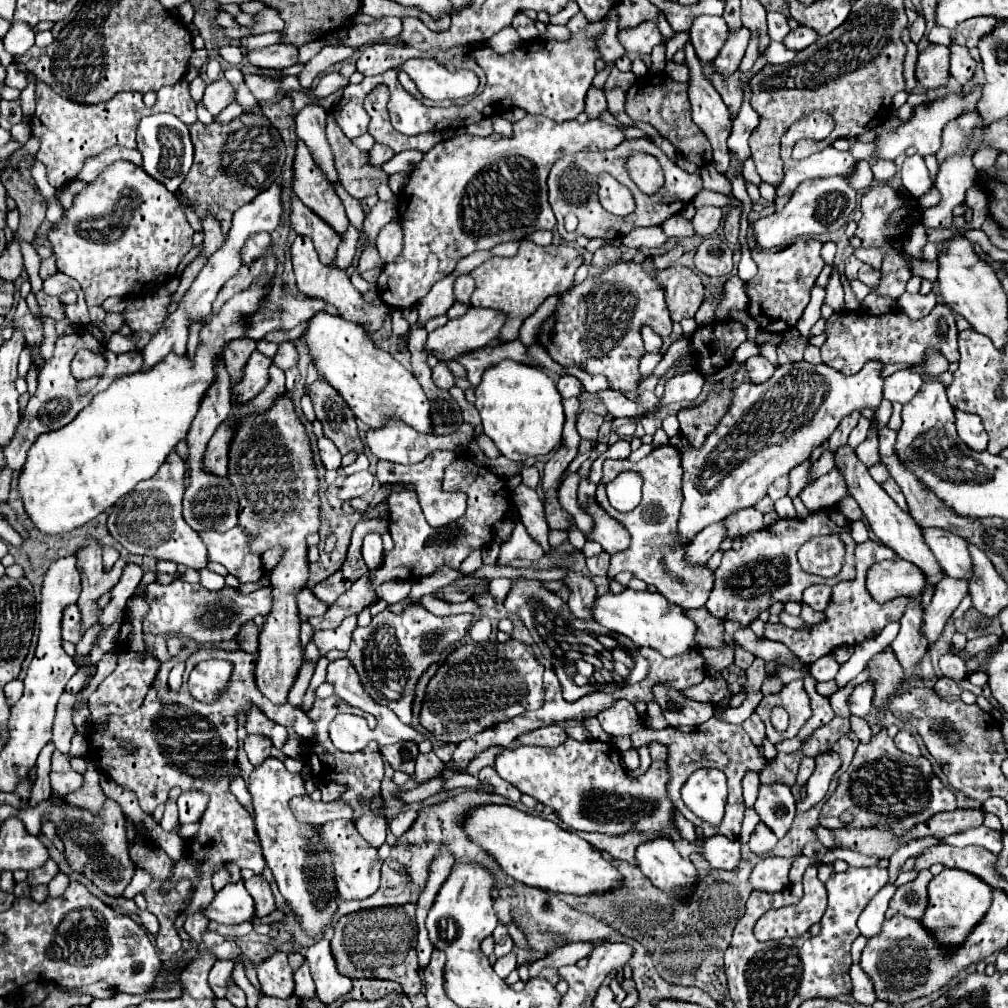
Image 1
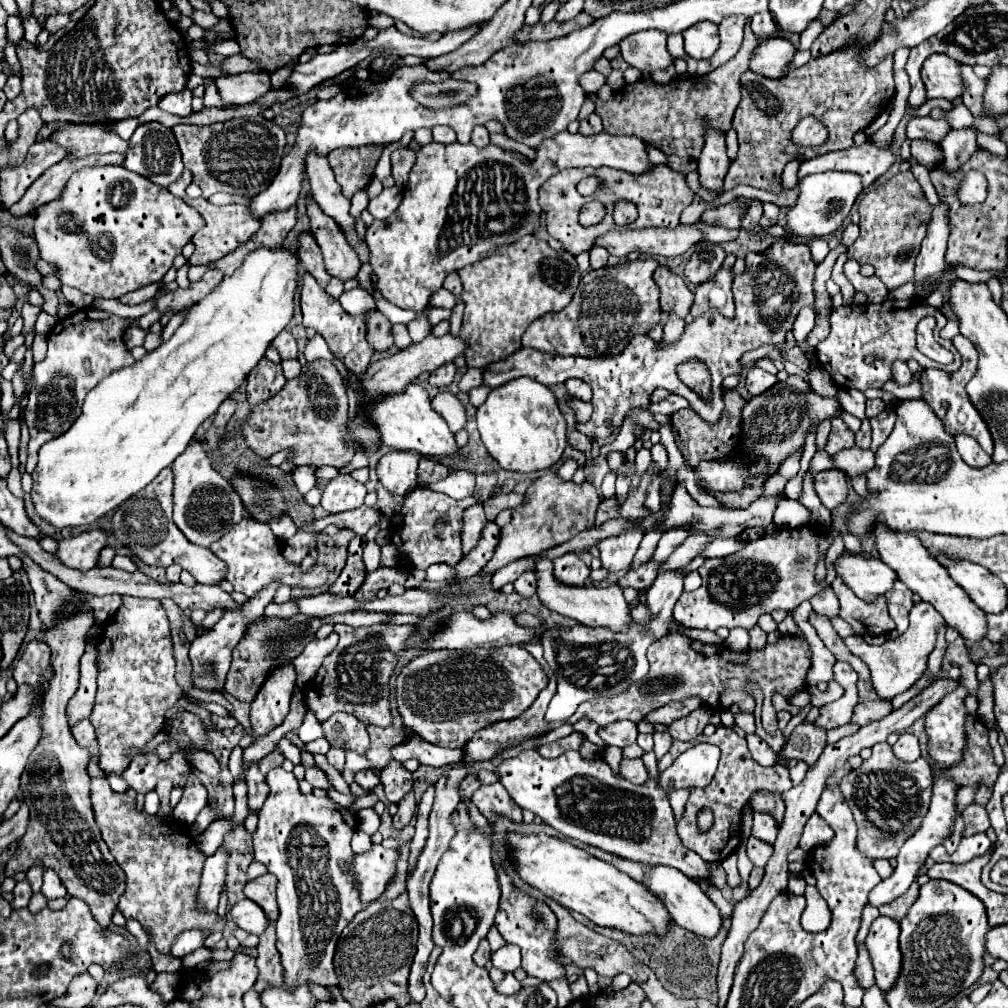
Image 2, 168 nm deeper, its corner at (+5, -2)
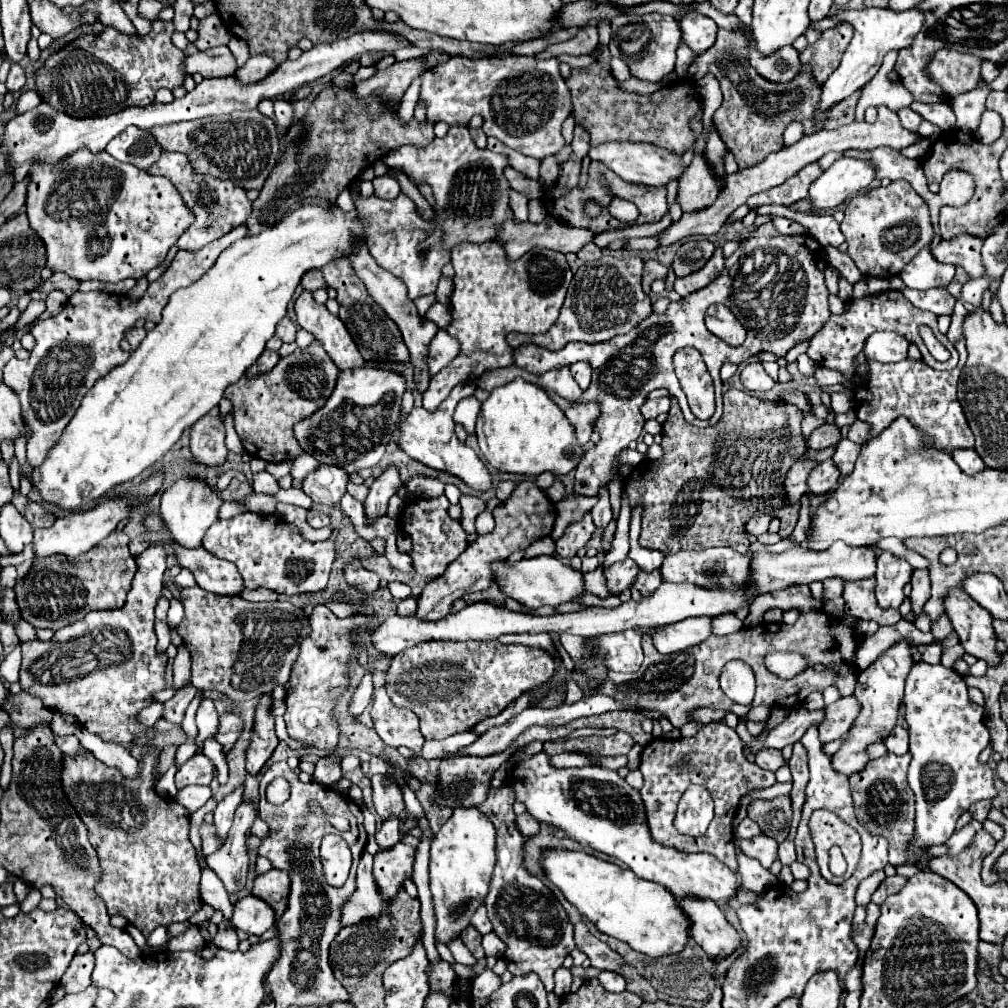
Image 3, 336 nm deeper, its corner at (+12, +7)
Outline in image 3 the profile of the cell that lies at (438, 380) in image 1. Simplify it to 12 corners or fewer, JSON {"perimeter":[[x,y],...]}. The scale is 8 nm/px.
{"perimeter":[[444,329],[430,343],[430,375],[458,355],[458,341]]}

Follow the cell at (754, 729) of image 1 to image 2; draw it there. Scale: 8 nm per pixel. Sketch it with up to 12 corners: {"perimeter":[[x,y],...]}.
{"perimeter":[[745,736],[751,756],[773,766],[777,754],[757,736]]}

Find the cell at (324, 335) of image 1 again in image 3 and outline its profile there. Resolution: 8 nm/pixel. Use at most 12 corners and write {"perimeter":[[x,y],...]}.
{"perimeter":[[462,383],[430,413],[414,407],[400,445],[430,469],[492,489],[486,465],[454,435],[454,409],[474,395]]}

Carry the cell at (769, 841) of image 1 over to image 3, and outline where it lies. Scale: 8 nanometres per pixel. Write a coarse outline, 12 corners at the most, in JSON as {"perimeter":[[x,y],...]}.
{"perimeter":[[766,835],[734,843],[766,869],[778,857],[778,843]]}

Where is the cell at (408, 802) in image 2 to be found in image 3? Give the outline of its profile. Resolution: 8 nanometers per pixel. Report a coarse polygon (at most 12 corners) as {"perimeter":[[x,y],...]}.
{"perimeter":[[388,819],[376,833],[380,851],[400,841],[398,819]]}

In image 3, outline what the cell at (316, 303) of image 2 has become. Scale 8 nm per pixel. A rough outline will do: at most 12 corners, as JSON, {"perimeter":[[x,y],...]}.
{"perimeter":[[302,291],[294,309],[338,369],[364,365],[344,323]]}

